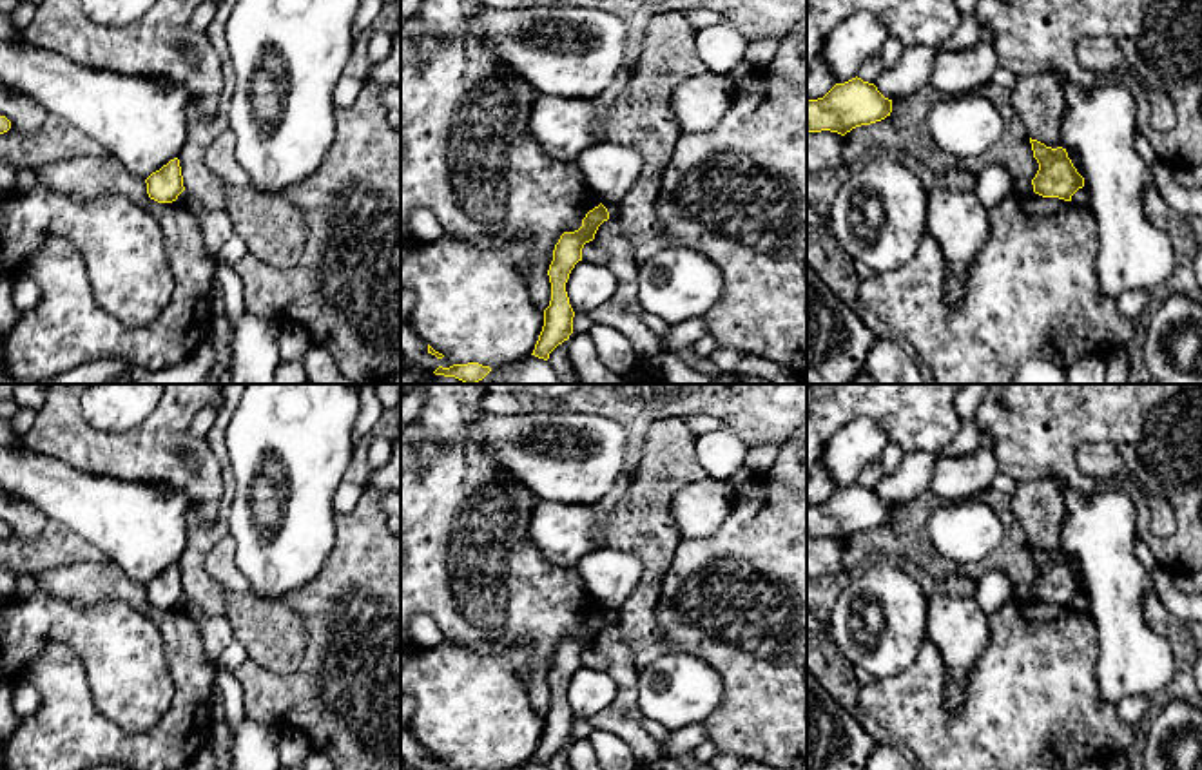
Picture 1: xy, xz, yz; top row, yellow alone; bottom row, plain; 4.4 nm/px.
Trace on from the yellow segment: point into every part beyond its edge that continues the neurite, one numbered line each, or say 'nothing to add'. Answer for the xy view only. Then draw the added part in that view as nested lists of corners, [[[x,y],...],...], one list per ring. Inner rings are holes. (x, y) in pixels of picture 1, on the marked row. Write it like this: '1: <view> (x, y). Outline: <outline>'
nothing to add

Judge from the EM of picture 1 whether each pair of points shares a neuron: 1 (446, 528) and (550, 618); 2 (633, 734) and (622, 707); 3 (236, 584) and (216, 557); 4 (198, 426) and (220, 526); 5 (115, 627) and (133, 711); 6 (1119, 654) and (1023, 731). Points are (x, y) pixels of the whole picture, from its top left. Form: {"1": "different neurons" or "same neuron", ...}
{"1": "same neuron", "2": "same neuron", "3": "same neuron", "4": "different neurons", "5": "same neuron", "6": "different neurons"}

